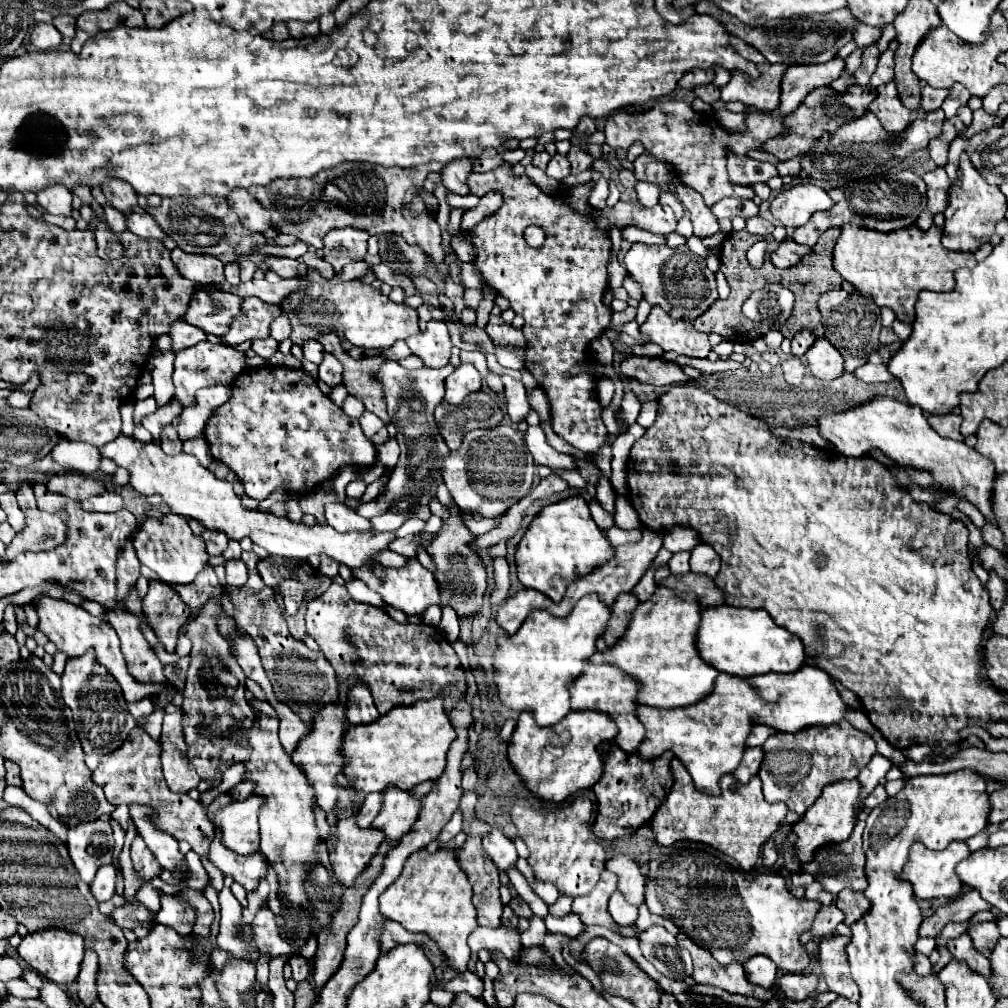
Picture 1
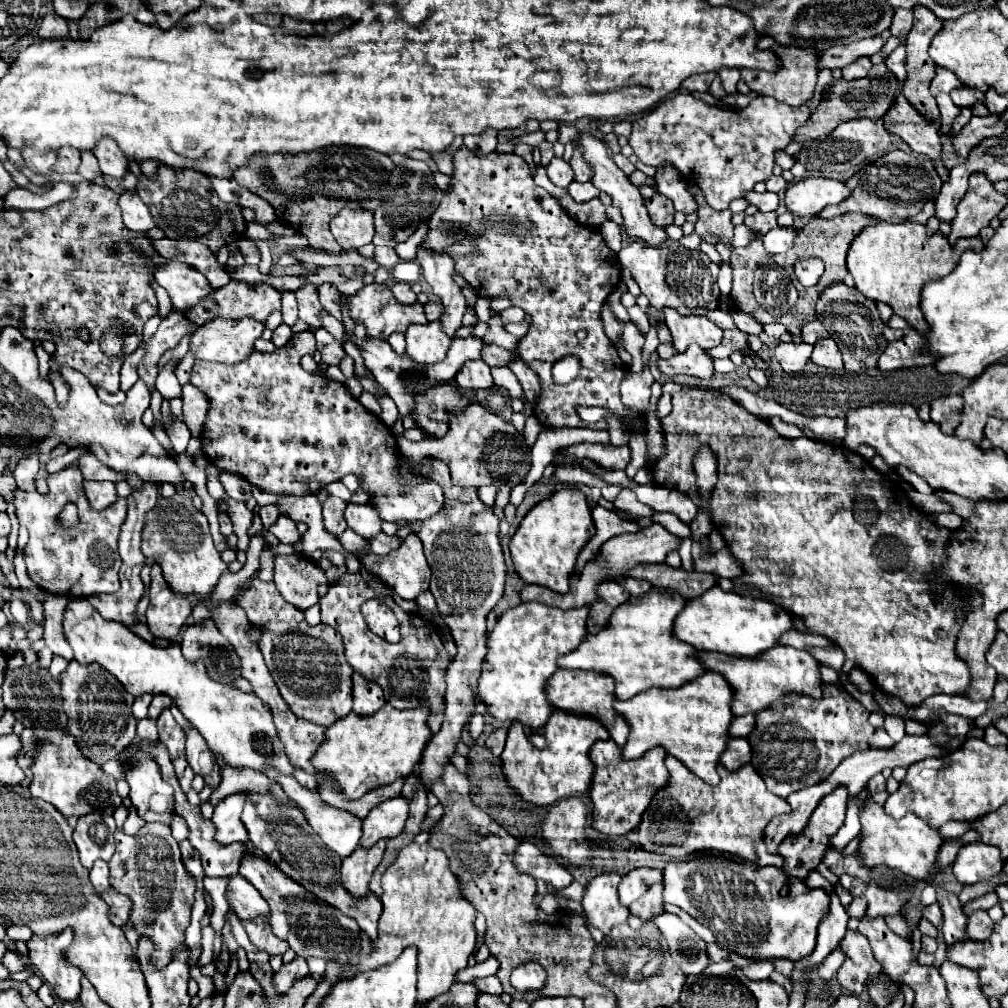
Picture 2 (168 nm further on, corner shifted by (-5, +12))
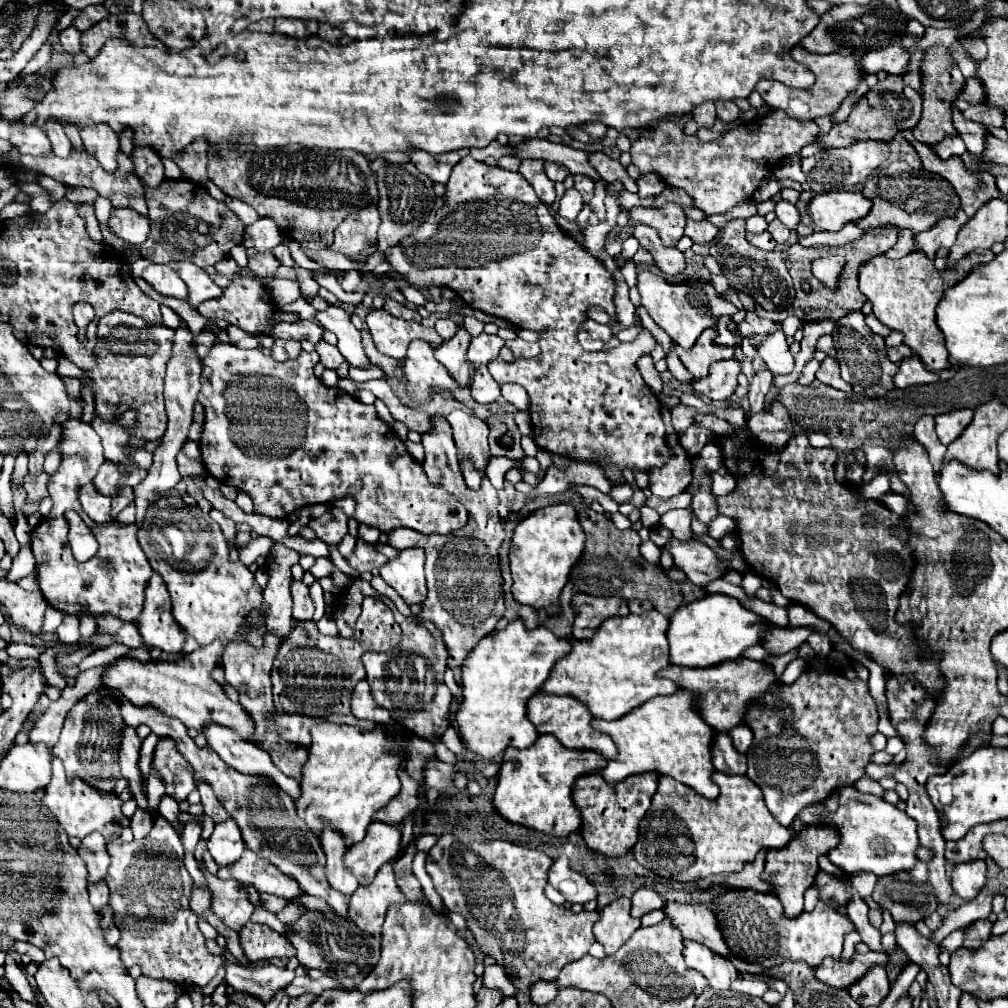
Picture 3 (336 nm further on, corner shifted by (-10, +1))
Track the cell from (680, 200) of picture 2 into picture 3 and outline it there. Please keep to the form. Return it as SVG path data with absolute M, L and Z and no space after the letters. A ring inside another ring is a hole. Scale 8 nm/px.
M692 219L686 221L684 233L686 233L692 241L698 241L698 243L710 243L710 241L714 241L714 239L718 237L718 229L716 229L712 223L692 221Z

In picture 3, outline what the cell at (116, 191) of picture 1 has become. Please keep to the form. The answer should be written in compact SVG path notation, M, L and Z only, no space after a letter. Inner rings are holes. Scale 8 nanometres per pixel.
M100 123L98 127L86 127L86 131L82 131L80 135L88 155L98 159L98 163L106 171L114 173L118 169L118 153L120 153L120 143L114 131L110 131L110 127L106 127L104 123Z

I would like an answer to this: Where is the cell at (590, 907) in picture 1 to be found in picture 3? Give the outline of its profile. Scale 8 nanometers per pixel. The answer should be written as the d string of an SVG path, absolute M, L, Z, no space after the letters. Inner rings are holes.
M618 897L598 911L598 921L594 923L594 937L604 945L606 955L614 955L622 943L626 943L632 933L640 927L640 919L630 917L630 899Z

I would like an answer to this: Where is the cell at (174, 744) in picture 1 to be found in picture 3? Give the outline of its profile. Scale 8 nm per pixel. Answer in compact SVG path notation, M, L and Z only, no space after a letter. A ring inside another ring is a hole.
M160 737L154 751L154 767L166 781L166 793L174 799L182 801L188 797L190 791L196 789L194 771L190 763L184 759L184 755L176 749L174 739Z

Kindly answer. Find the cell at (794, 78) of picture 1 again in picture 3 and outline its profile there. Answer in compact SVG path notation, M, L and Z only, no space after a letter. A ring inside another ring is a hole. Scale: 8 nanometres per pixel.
M892 43L878 51L868 51L858 59L858 67L862 73L878 73L886 71L890 75L902 75L906 71L910 53L902 43Z

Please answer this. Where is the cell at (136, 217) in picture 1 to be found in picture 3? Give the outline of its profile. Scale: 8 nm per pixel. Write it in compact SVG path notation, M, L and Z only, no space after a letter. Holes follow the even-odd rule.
M112 209L110 231L126 243L144 243L150 233L150 219L136 213L134 209Z

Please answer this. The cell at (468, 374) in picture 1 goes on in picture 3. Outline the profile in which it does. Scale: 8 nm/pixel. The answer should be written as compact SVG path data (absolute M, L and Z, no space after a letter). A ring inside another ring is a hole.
M486 365L478 367L478 371L474 371L470 387L472 387L472 399L482 405L494 403L500 397L500 385L492 379Z

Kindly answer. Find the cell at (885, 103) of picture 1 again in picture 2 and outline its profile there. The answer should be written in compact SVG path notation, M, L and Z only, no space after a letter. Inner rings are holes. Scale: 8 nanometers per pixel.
M903 94L897 96L897 102L883 118L887 132L901 136L913 152L925 154L933 160L933 166L937 168L943 182L949 180L949 168L941 162L941 138L939 130L941 124L925 120L907 100Z

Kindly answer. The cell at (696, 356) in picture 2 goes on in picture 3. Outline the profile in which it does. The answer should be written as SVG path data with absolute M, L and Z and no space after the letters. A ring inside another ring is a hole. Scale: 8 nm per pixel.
M734 359L716 361L716 363L712 363L706 377L692 379L692 387L694 387L696 393L706 395L708 399L726 401L738 385L738 381L736 381L738 373L740 373L740 363L738 361L734 361Z

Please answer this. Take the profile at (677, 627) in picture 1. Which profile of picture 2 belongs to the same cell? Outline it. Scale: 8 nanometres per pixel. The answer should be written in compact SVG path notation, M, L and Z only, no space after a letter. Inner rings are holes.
M655 588L639 598L631 598L613 612L613 620L601 632L589 634L569 656L561 656L557 666L611 676L615 680L617 700L629 700L649 688L679 688L705 672L701 662L693 656L695 648L671 634L673 620L683 608L685 598L671 590Z

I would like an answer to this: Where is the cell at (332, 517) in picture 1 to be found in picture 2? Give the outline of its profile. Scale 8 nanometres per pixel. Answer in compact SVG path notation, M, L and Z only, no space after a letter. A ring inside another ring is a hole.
M347 504L345 522L351 530L355 530L363 538L371 538L381 532L381 520L371 504L363 504L363 506Z

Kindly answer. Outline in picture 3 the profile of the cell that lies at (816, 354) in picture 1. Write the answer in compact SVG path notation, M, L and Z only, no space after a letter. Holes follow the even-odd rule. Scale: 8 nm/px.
M826 357L816 373L816 379L820 379L822 383L826 385L832 385L834 389L840 389L840 391L852 391L852 387L840 377L840 369L838 369L838 363L834 357Z

